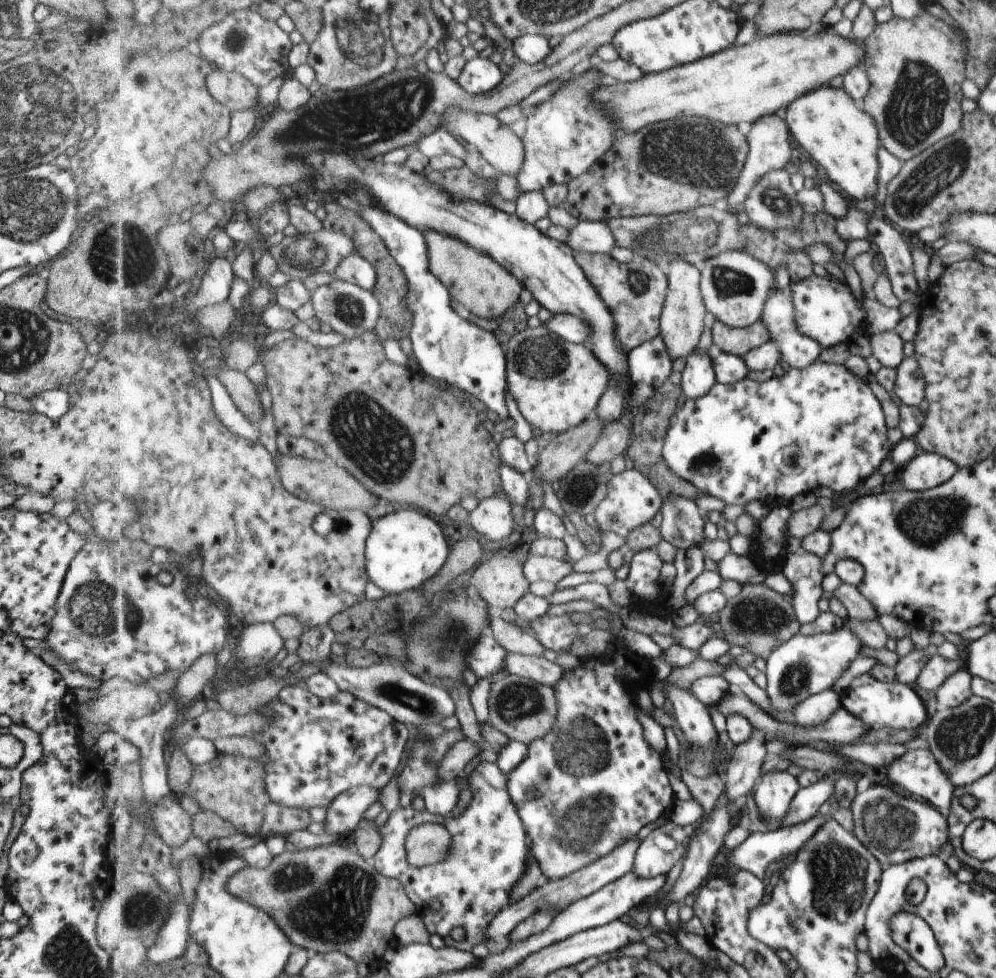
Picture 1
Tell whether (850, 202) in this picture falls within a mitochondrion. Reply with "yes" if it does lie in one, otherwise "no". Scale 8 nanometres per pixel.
no

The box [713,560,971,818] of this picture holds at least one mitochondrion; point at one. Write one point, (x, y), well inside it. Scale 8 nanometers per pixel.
(753, 617)

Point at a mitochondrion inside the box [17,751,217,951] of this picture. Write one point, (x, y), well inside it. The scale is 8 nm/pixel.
(143, 907)

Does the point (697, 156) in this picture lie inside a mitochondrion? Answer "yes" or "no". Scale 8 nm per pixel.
yes

